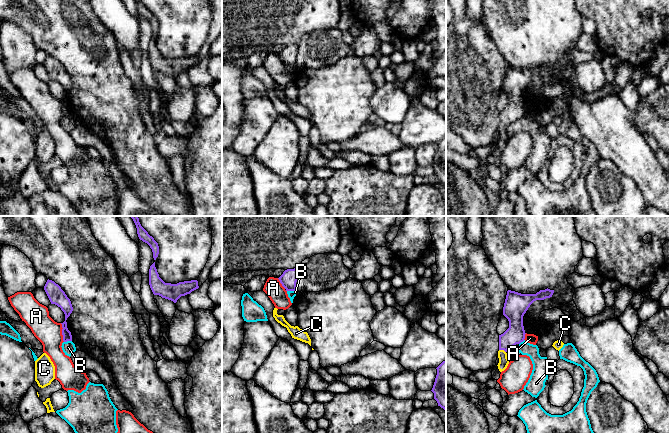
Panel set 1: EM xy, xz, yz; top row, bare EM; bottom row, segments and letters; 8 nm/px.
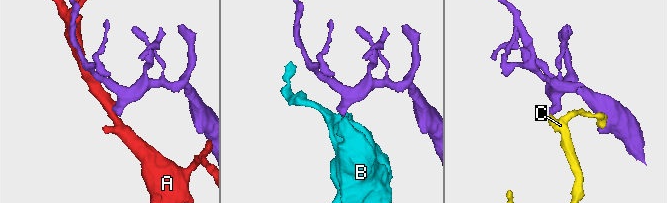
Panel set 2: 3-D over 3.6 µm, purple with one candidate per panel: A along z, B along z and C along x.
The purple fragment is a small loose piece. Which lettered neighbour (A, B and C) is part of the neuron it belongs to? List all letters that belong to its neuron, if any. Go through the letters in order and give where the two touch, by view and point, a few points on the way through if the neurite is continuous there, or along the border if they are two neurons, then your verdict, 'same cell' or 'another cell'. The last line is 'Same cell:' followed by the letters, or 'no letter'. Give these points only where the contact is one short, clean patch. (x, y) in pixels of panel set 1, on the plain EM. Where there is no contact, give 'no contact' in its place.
A: xy (62, 108) | another cell
B: xz (291, 66) | along xz (287, 66), (295, 67) | another cell
C: yz (502, 125) | across yz (515, 110), (502, 125), (502, 131) | same cell
Same cell: C

